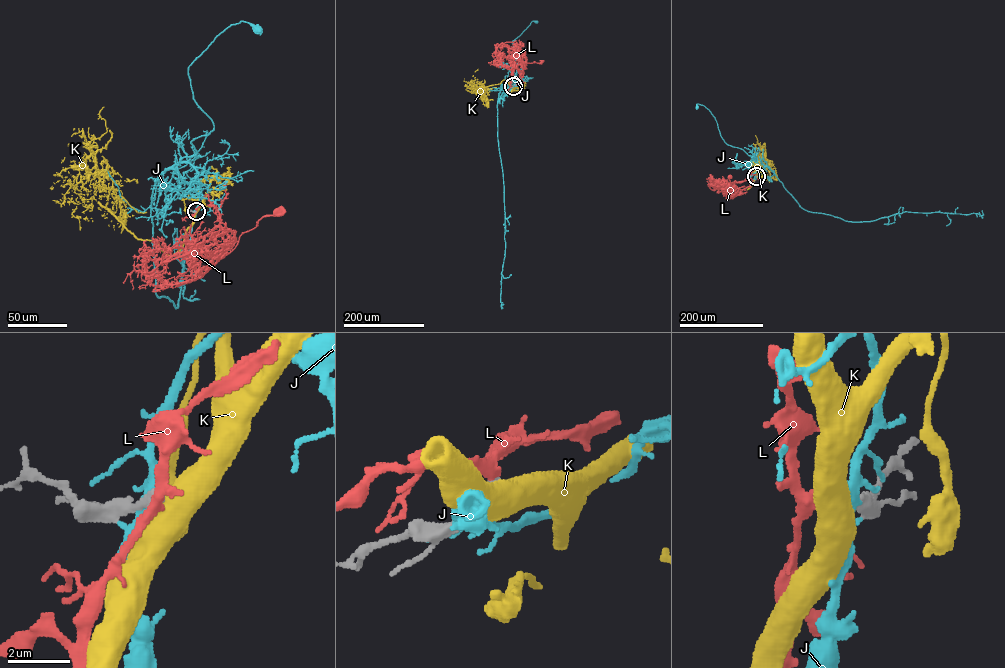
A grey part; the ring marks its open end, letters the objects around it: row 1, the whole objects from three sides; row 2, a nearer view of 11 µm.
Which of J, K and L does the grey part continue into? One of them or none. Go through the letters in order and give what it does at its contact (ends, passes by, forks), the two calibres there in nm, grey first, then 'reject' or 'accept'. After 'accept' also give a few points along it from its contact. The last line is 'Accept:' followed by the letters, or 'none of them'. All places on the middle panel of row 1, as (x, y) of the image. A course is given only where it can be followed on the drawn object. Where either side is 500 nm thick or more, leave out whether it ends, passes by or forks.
J: it forks; calibres 480 and 340 nm; reject
K: calibres 440 and 750 nm; reject
L: it forks; calibres 440 and 280 nm; accept; course (513, 86), (510, 80), (514, 68), (522, 71), (522, 63), (541, 62)
Accept: L

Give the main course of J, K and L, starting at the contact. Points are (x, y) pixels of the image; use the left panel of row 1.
J: (195, 212), (197, 183), (173, 167), (213, 123), (188, 68), (227, 27), (257, 29)
K: (196, 211), (183, 245), (166, 255), (93, 197), (104, 188), (88, 172), (89, 142), (107, 131), (104, 106)
L: (196, 211), (188, 240), (191, 263), (200, 274), (262, 217), (279, 213)

